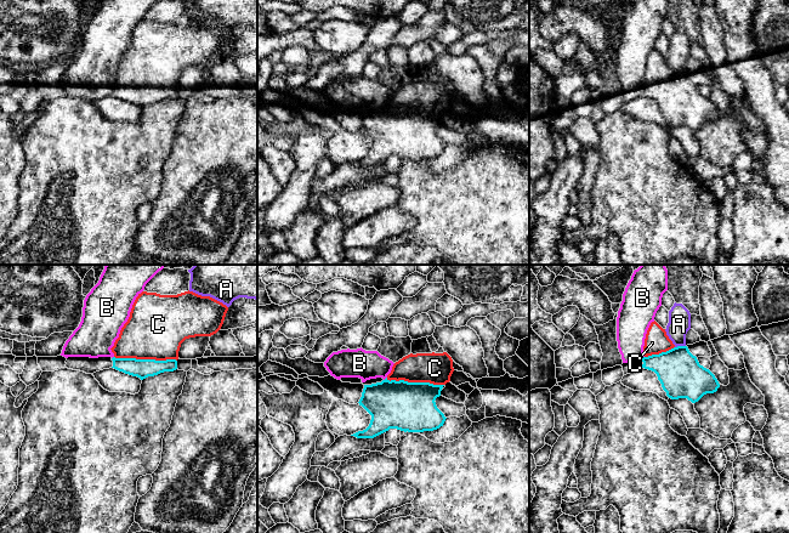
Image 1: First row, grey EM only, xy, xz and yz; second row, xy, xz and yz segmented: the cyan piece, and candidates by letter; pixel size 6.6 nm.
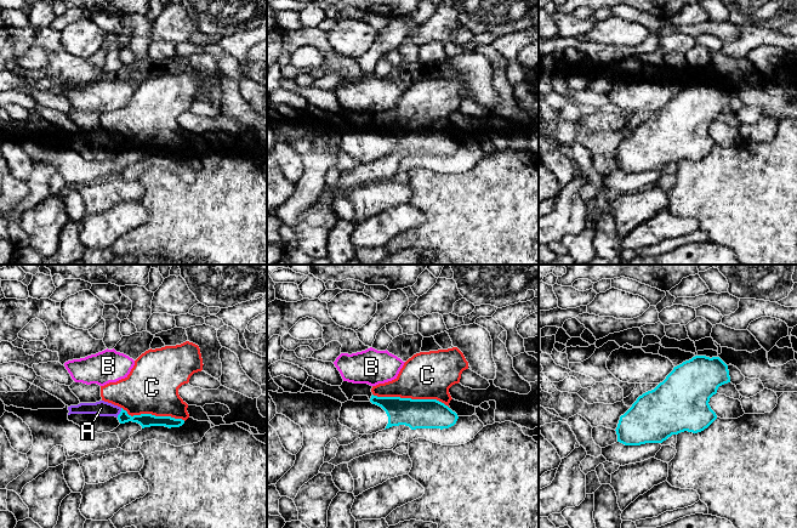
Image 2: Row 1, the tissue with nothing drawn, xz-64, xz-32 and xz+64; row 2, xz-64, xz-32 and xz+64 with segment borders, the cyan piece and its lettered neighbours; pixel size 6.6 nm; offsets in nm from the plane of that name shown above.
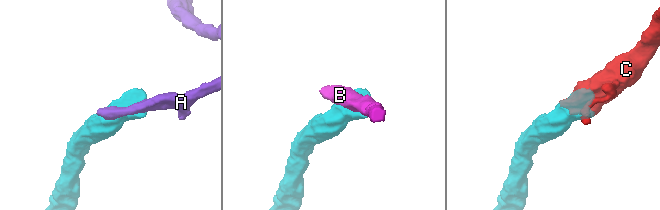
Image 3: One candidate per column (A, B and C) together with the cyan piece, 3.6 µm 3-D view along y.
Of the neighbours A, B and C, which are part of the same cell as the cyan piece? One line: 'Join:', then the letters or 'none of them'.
Join: C

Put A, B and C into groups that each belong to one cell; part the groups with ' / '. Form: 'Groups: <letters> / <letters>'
Groups: A / B / C

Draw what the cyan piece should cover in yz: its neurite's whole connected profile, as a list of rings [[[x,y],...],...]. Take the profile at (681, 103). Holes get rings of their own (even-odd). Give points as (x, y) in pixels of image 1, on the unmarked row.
[[[655,49],[651,51],[643,74],[642,95],[657,102],[666,124],[698,130],[720,115],[715,103],[699,92],[687,74],[675,74]]]

